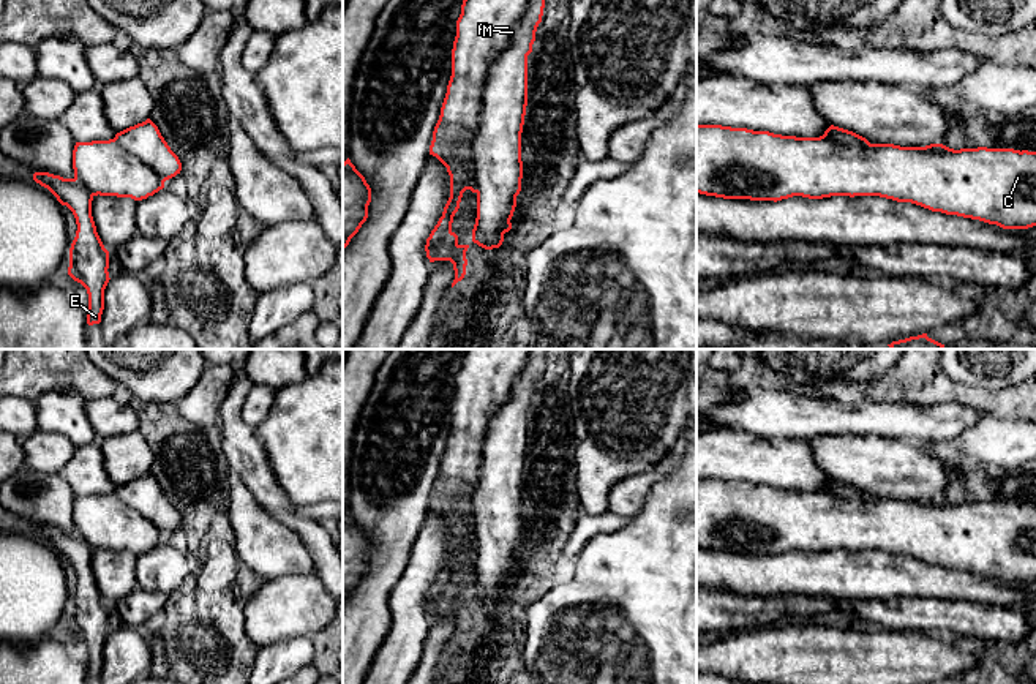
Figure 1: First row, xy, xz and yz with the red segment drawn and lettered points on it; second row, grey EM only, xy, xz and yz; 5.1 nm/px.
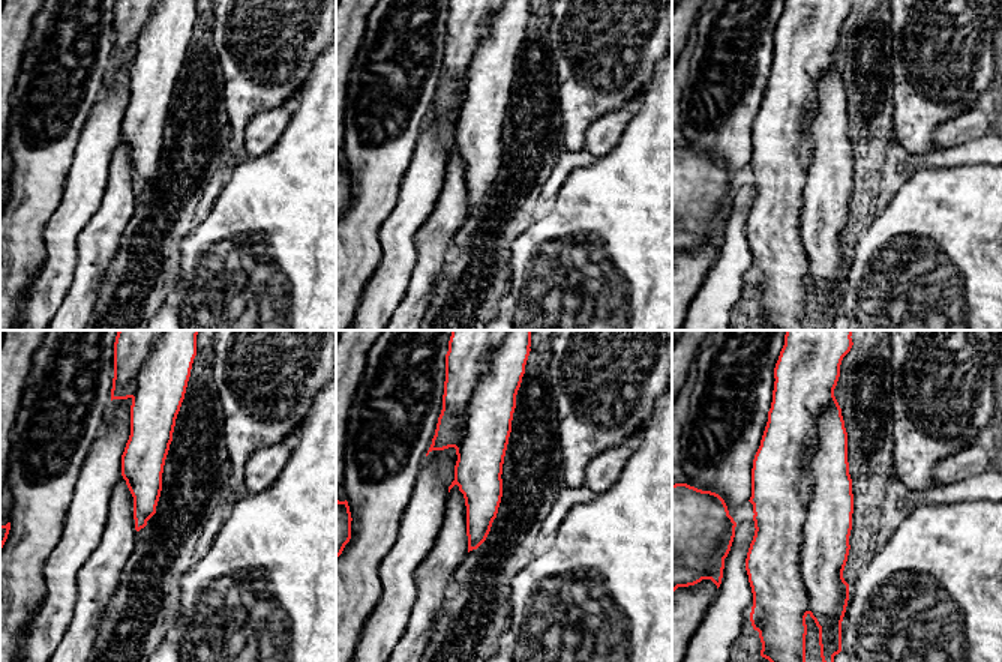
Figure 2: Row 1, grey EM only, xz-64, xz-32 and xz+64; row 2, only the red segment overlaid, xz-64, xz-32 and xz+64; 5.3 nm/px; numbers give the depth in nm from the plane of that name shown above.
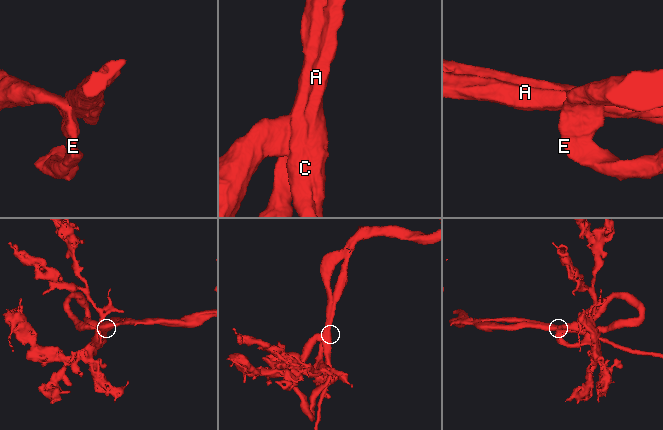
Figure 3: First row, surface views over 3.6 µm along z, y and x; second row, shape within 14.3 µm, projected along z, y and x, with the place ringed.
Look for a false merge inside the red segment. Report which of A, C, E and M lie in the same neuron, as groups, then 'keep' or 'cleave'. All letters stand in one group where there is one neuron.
A C E M | keep

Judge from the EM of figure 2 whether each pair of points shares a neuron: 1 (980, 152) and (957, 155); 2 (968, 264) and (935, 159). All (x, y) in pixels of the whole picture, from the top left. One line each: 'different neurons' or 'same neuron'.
1: same neuron
2: different neurons

